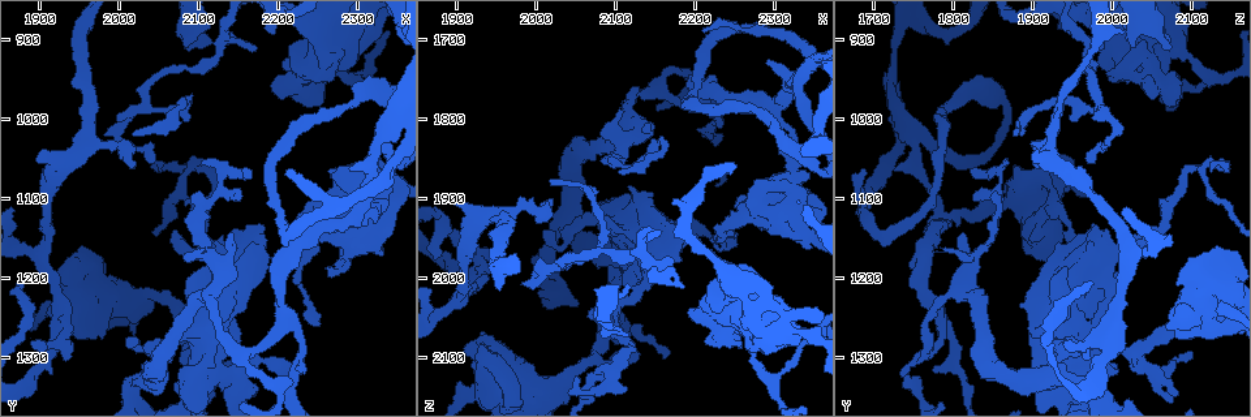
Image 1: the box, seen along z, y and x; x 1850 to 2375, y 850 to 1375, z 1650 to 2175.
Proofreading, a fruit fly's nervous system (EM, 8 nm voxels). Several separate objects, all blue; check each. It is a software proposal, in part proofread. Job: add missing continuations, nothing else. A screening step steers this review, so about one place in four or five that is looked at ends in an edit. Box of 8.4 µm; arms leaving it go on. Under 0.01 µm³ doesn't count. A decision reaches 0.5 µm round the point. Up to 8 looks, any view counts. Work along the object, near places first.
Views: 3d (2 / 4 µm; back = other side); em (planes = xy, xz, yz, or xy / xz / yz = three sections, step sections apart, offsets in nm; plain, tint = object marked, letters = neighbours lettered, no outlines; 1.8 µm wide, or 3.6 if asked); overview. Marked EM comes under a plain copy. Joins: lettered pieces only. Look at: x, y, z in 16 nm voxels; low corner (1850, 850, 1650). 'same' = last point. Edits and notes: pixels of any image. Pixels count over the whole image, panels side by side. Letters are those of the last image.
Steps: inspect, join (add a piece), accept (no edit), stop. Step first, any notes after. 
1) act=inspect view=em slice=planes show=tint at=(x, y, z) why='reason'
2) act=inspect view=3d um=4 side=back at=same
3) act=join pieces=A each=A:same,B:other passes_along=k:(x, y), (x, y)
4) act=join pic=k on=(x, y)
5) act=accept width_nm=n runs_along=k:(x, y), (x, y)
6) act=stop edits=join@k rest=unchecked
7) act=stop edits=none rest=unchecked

act=inspect view=em slice=xy step=8 show=tint at=(2295, 1130, 1785) why='three arms meet'

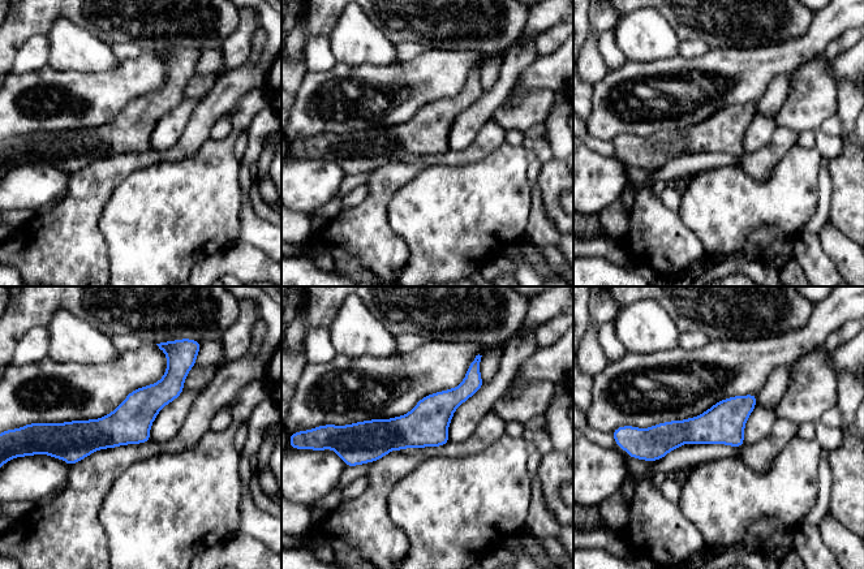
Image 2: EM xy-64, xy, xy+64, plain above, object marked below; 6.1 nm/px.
act=inspect view=em slice=planes show=letters at=same

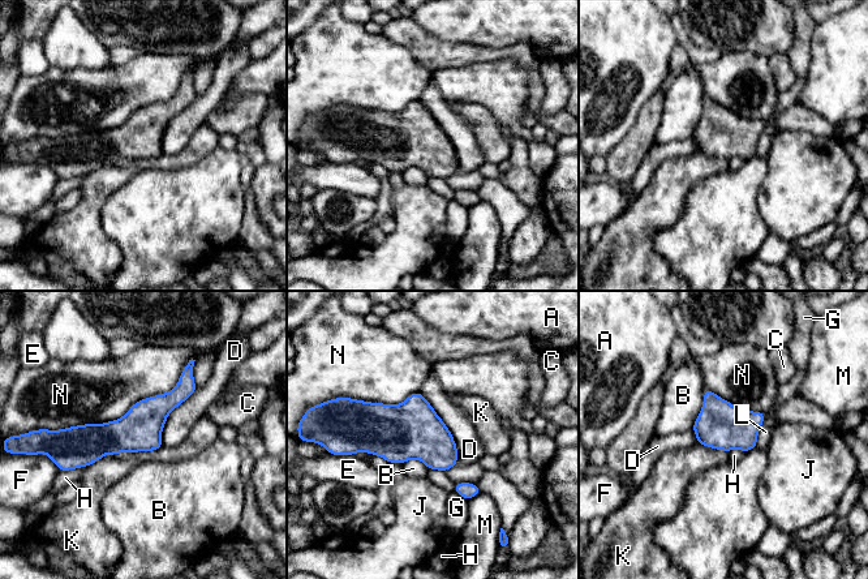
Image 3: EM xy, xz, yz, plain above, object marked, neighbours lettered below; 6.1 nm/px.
act=accept each=A:other,B:other,C:other,D:other,E:other,F:other,G:other,H:other,J:other,K:other,L:other,M:other,N:other border=3:(155, 449), (104, 454), (85, 467) found='no lettered piece goes on from it'

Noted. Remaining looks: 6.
act=inspect view=em slice=planes show=letters at=(1920, 1235, 2150) why='thick turns thin'

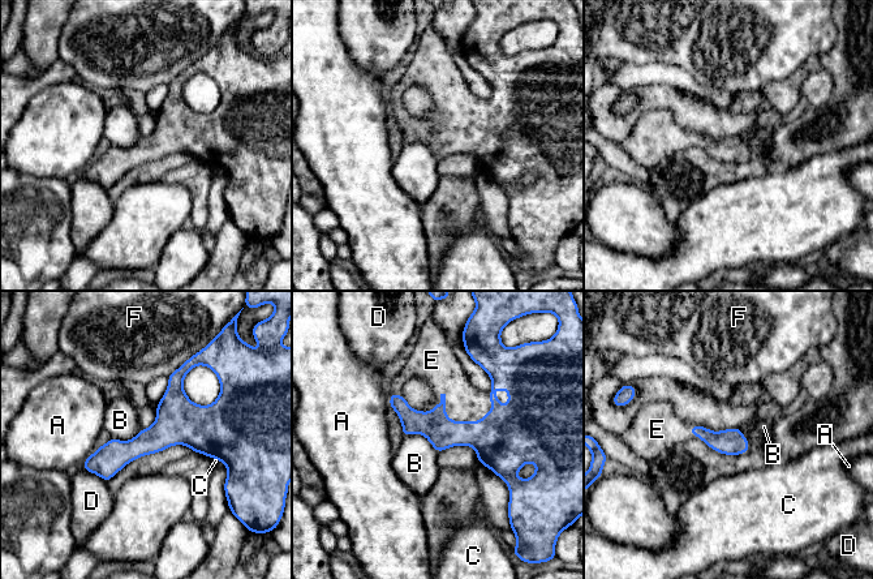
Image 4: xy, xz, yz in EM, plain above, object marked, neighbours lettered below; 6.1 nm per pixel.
act=join pieces=E each=A:other,B:other,C:other,D:other,E:same,F:other found='the neuron continues'

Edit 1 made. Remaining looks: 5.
act=inspect view=overview

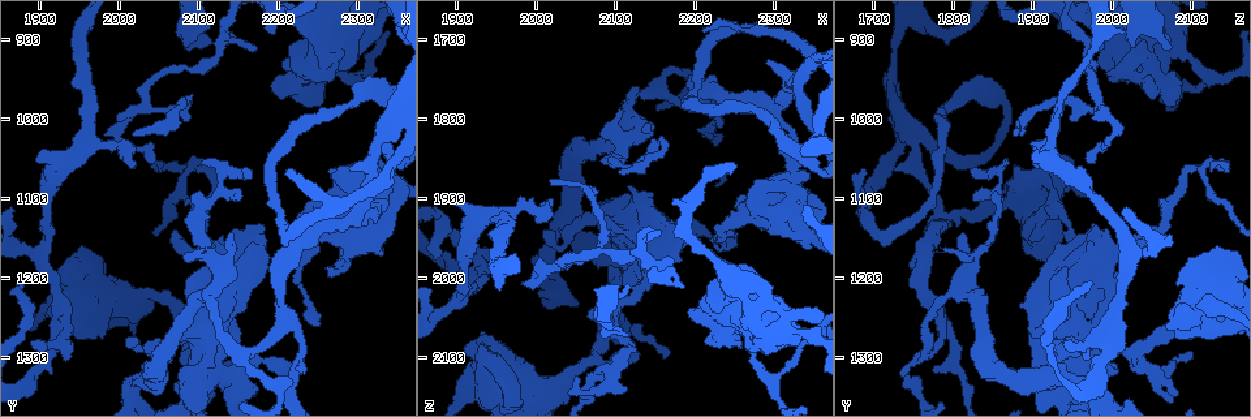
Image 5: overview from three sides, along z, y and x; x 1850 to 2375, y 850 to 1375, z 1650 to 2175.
act=inspect view=3d um=4 at=(1895, 1045, 1905) why='an open end'

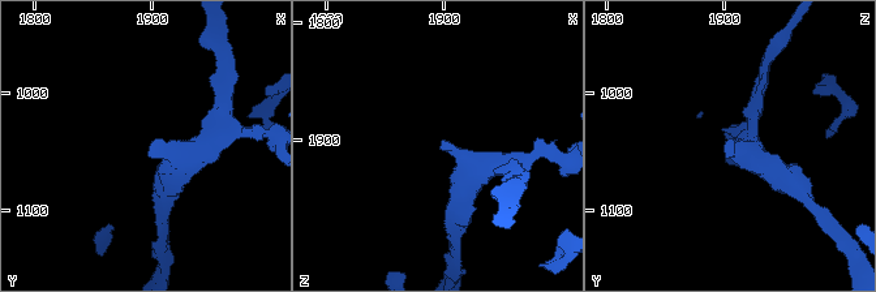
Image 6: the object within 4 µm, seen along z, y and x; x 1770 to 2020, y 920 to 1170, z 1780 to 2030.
act=inspect view=em slice=planes show=letters at=(1896, 1044, 1906)

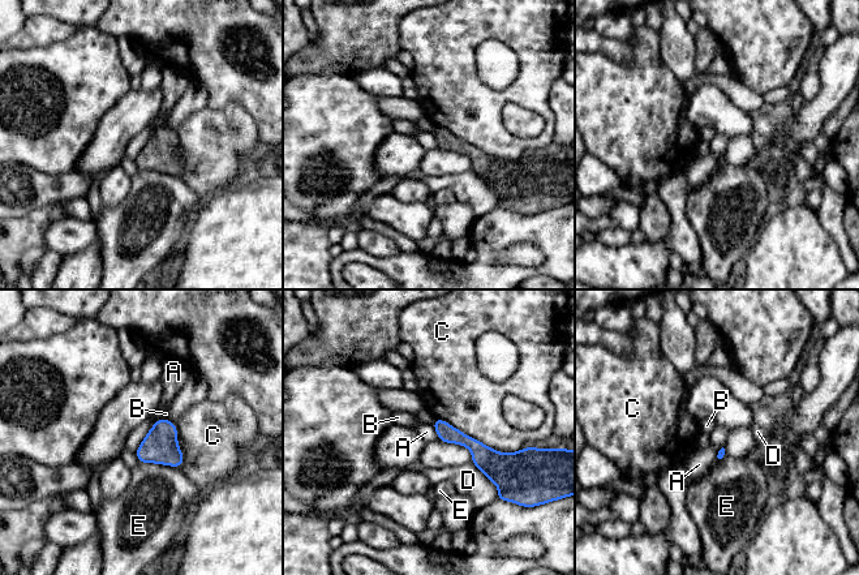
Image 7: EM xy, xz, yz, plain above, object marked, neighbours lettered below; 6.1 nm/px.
act=accept each=A:other,B:other,C:other,D:other,E:other border=7:(160, 417), (134, 451) found='no lettered piece goes on from it'

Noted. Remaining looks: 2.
act=stop edits=join@4 rest=unchecked

